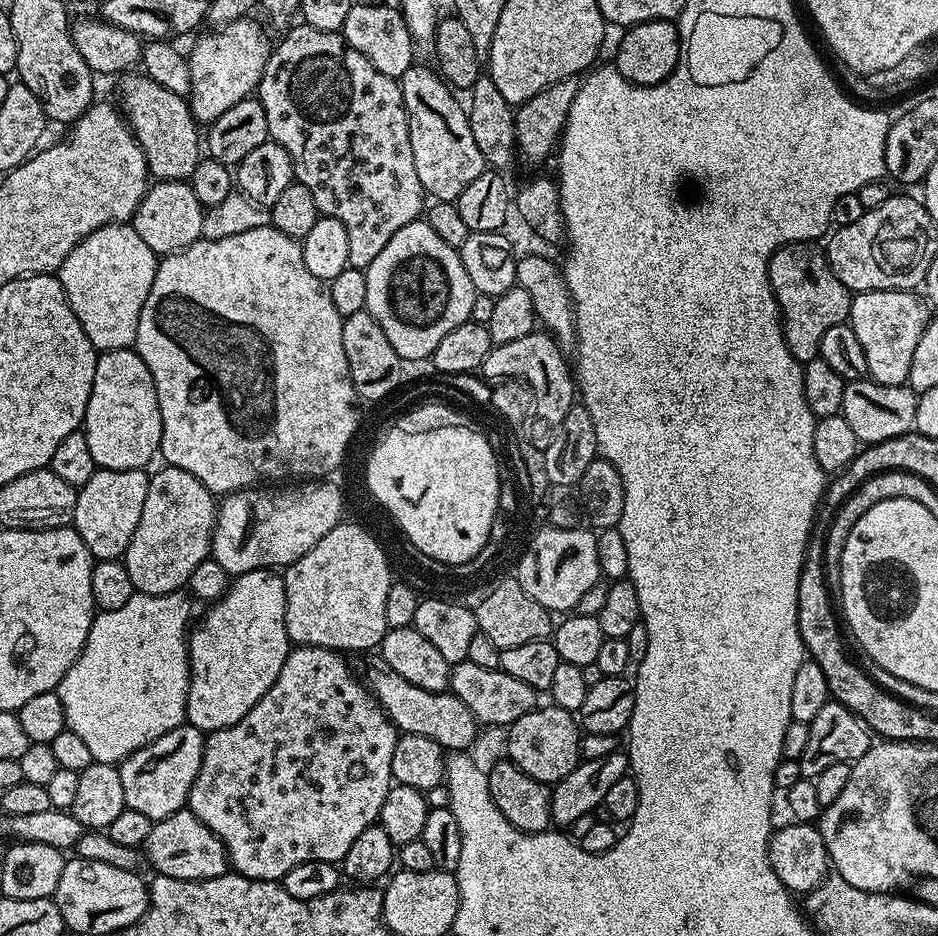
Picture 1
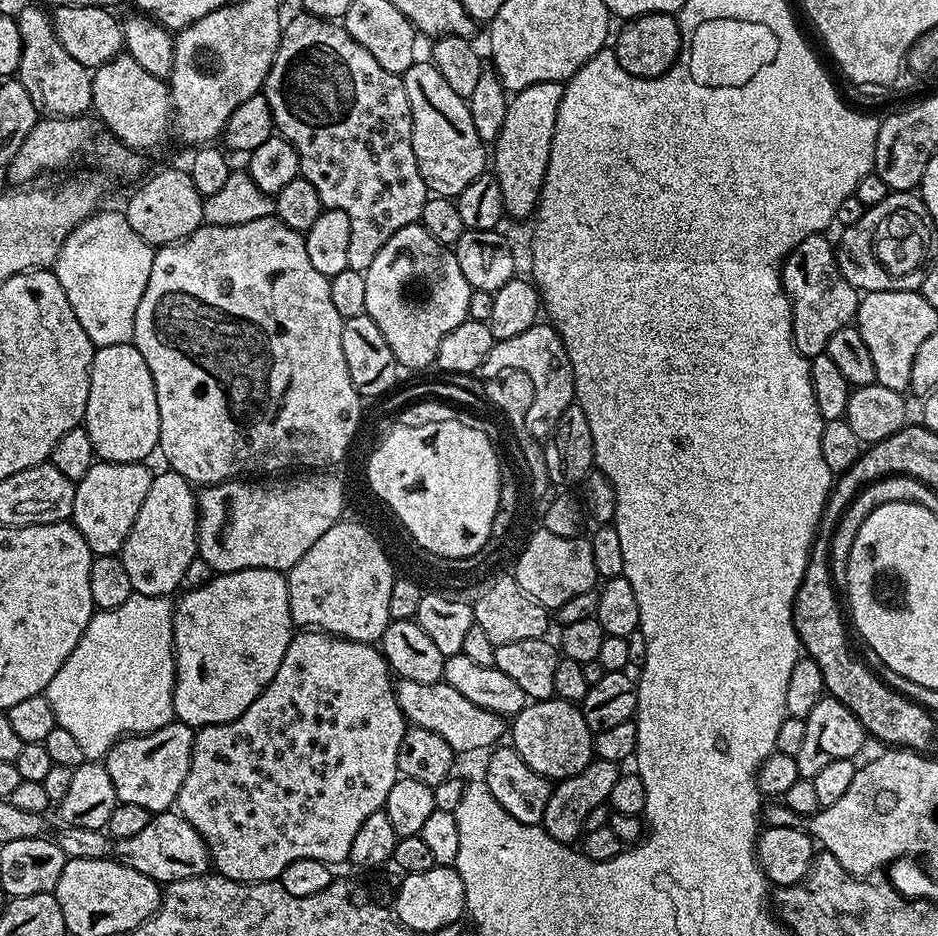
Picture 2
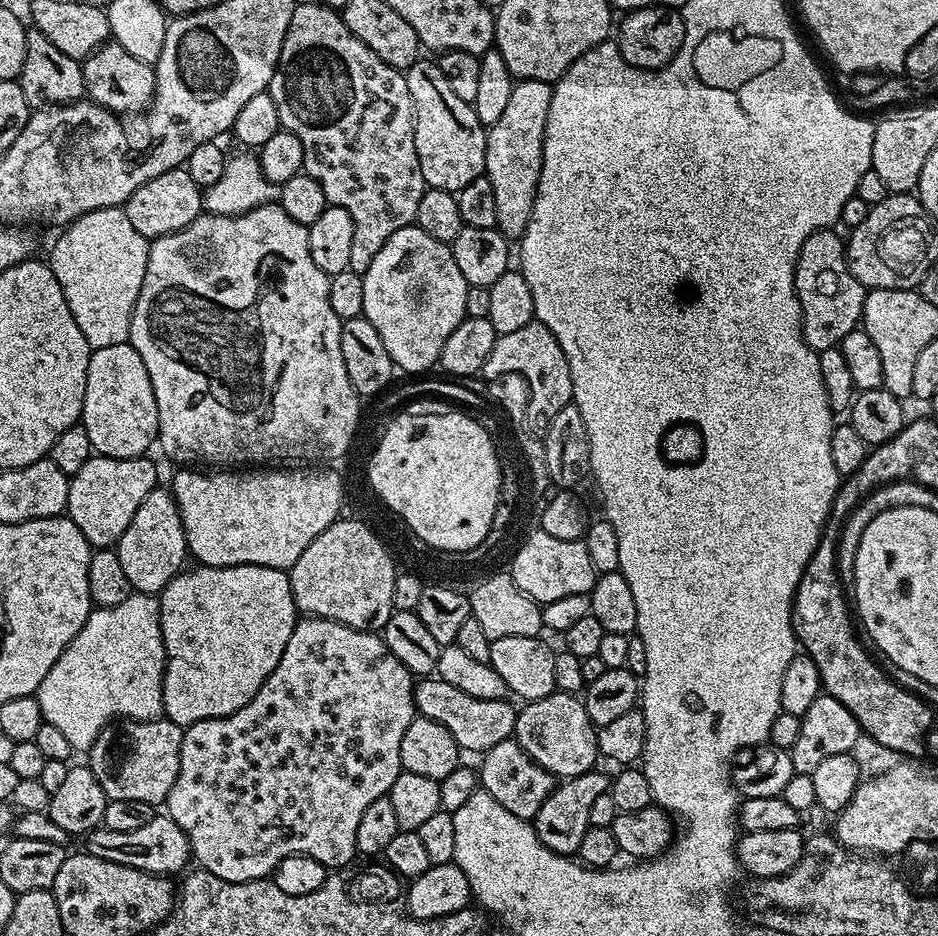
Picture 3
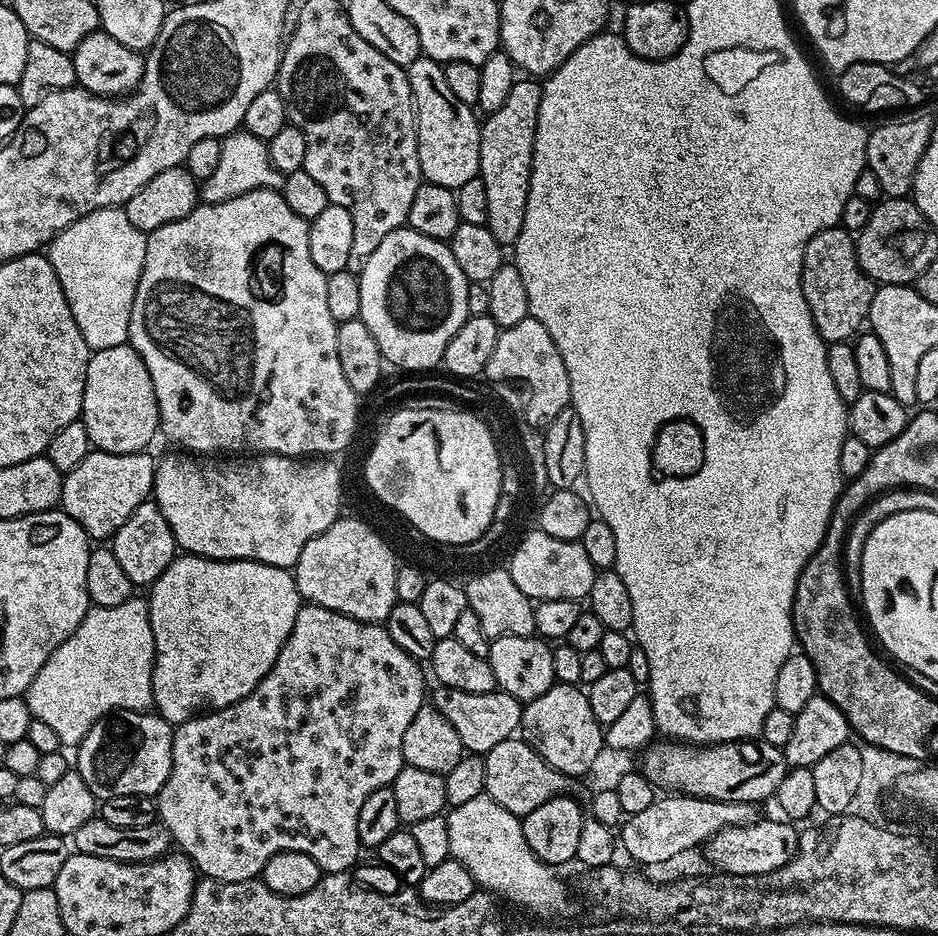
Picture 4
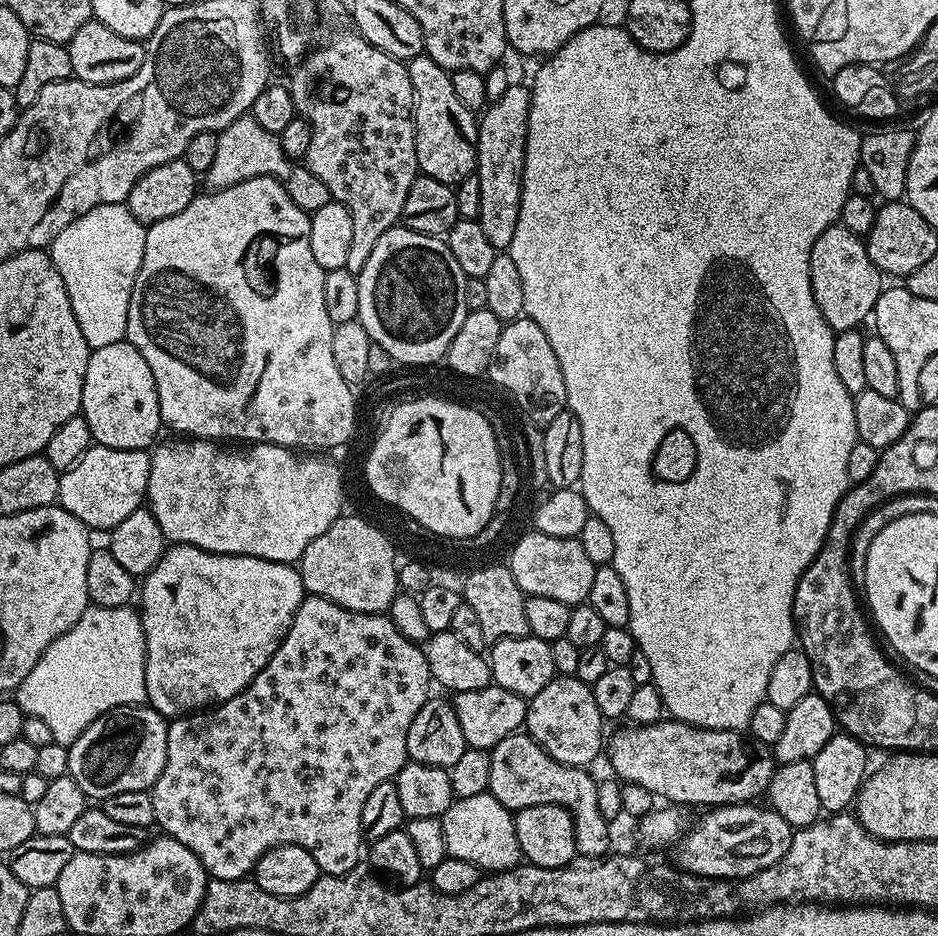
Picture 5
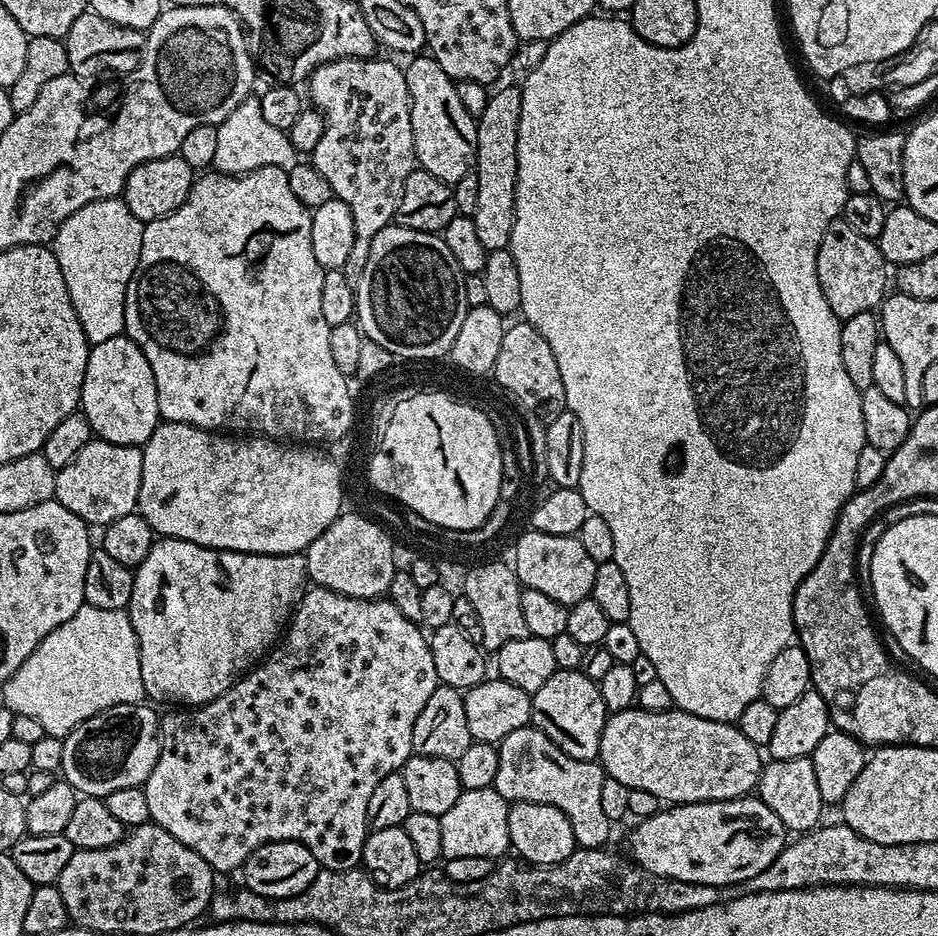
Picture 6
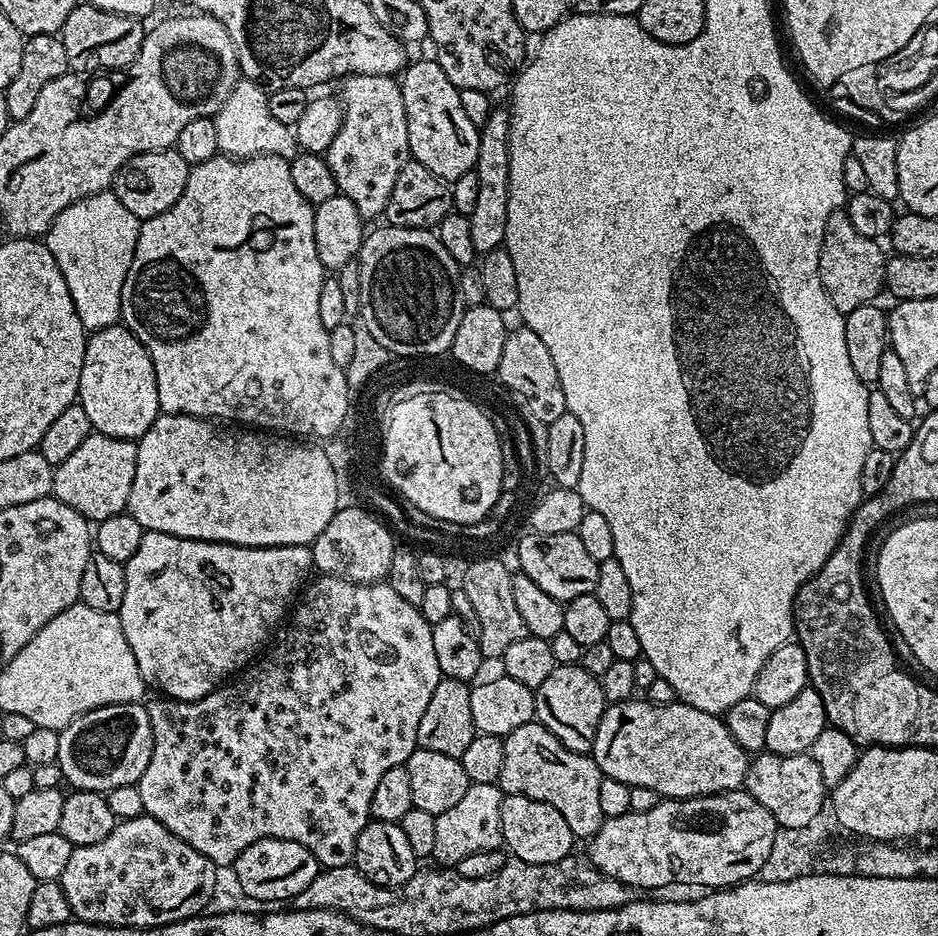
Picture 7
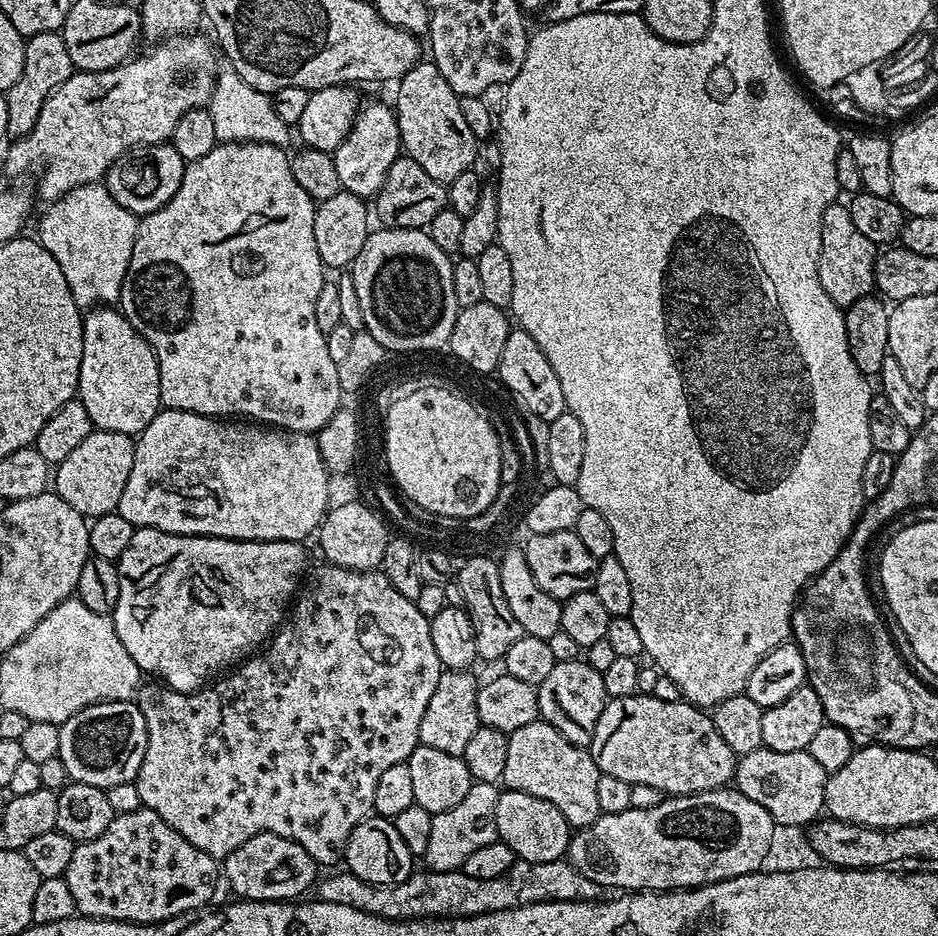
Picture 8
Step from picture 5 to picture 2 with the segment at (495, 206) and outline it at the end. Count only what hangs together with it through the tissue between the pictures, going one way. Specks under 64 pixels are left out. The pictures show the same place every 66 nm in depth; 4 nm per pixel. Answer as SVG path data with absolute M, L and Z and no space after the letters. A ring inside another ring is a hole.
M561 81L538 82L533 86L515 93L508 101L508 106L502 128L492 142L491 163L494 162L493 175L502 191L503 206L507 217L522 220L528 219L535 213L539 205L541 186L544 184L545 174L548 172L550 144L553 142L554 124L557 121L558 106L561 105L564 84Z

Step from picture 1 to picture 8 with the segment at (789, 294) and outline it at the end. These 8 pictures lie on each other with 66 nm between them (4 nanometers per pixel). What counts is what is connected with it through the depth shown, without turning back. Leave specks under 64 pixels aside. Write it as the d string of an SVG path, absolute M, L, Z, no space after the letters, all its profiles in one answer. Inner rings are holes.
M847 203L830 204L826 214L822 214L822 246L818 262L818 278L822 282L822 290L830 294L830 298L839 306L846 309L864 296L873 295L874 265L878 255L878 245L870 242L854 227L850 218Z

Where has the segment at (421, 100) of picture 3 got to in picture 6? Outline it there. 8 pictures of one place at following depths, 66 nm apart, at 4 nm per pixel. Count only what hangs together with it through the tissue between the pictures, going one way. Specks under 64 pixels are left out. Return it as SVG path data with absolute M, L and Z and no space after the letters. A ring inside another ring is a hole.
M416 54L404 68L408 97L412 100L410 122L414 134L414 150L419 167L434 178L455 186L467 172L473 171L476 162L476 120L466 114L458 99L457 81L451 80L428 54Z

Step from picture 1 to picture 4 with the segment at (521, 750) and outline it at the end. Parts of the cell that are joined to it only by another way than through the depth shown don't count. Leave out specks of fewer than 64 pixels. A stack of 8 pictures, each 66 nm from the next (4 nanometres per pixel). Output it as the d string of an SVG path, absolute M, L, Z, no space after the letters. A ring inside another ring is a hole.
M555 683L546 694L527 701L520 713L519 731L523 740L540 755L550 766L554 766L560 772L565 772L570 778L576 778L583 772L592 768L592 763L600 756L600 751L605 751L604 728L594 718L594 710L590 710L587 691L583 687L574 684Z

